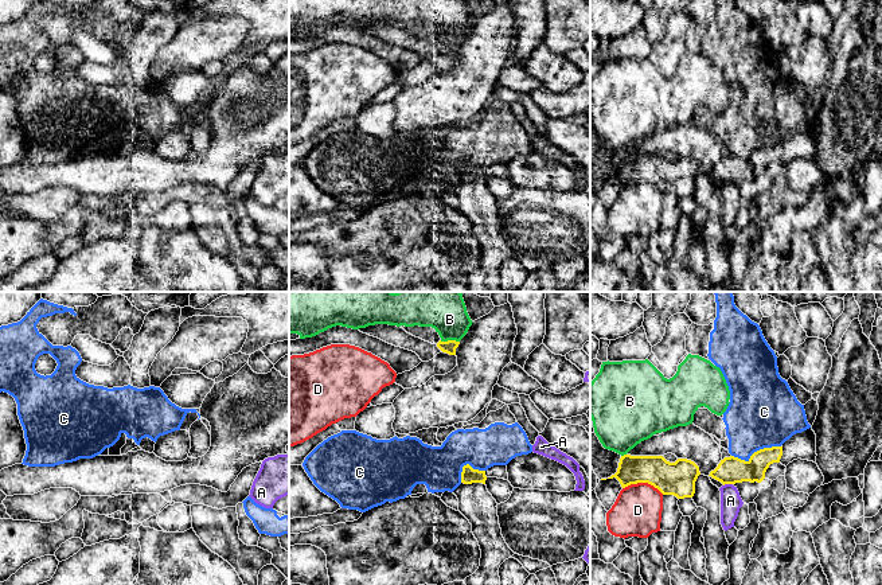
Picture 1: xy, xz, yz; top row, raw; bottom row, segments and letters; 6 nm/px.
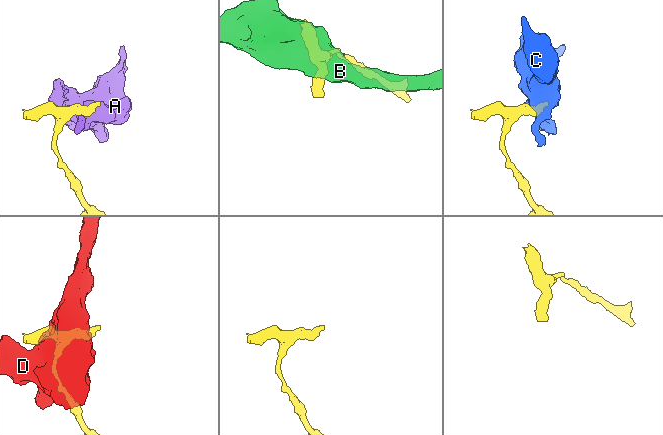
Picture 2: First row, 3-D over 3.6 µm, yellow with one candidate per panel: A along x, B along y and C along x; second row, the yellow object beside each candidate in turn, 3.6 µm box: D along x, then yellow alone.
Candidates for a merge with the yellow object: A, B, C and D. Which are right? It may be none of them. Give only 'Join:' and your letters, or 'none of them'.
Join: none of them

